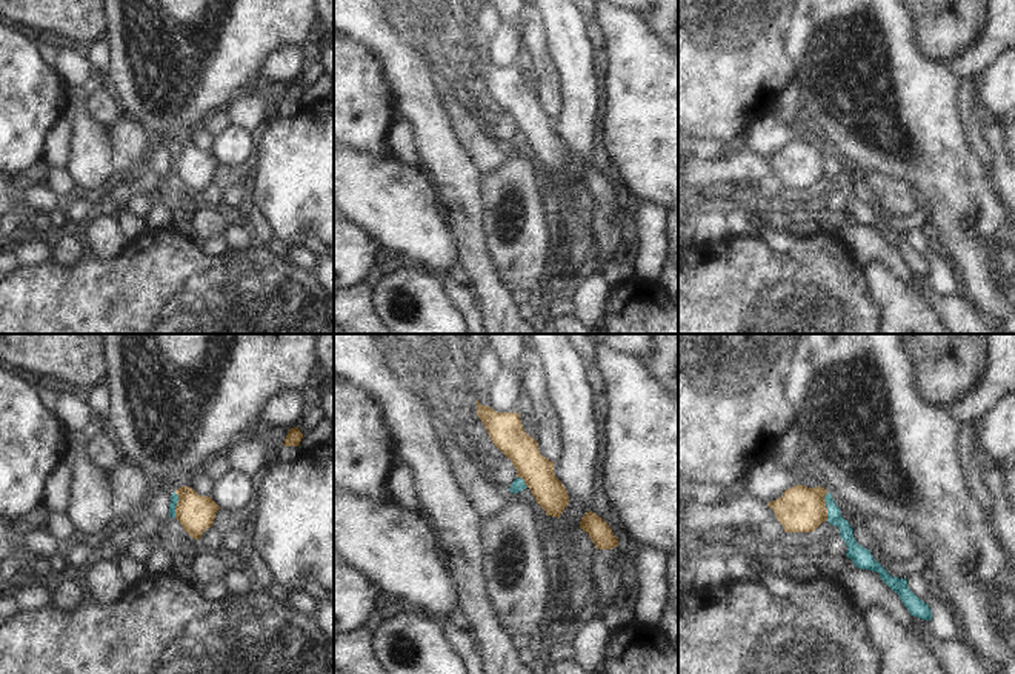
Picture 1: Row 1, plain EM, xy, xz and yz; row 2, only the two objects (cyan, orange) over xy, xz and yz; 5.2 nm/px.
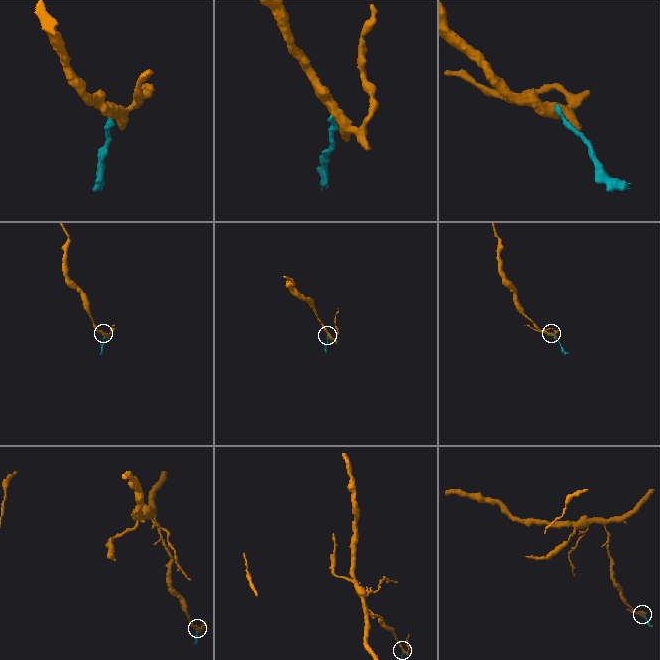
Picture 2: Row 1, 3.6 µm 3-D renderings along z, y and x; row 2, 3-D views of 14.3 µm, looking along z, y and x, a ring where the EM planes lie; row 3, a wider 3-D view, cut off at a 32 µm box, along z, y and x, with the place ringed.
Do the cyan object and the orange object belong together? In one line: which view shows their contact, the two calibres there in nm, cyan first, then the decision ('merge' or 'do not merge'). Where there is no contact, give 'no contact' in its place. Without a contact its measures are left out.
yz | 80/240 nm | do not merge

